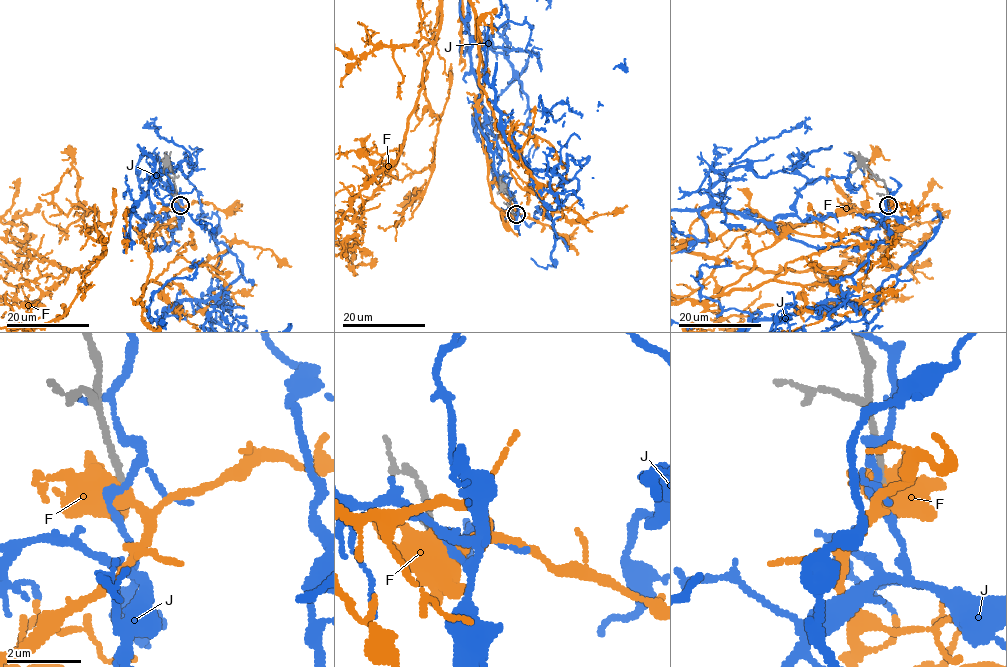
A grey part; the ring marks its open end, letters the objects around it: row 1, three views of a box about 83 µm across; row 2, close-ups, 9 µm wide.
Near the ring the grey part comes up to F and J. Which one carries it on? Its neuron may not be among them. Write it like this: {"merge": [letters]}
{"merge": ["F"]}

